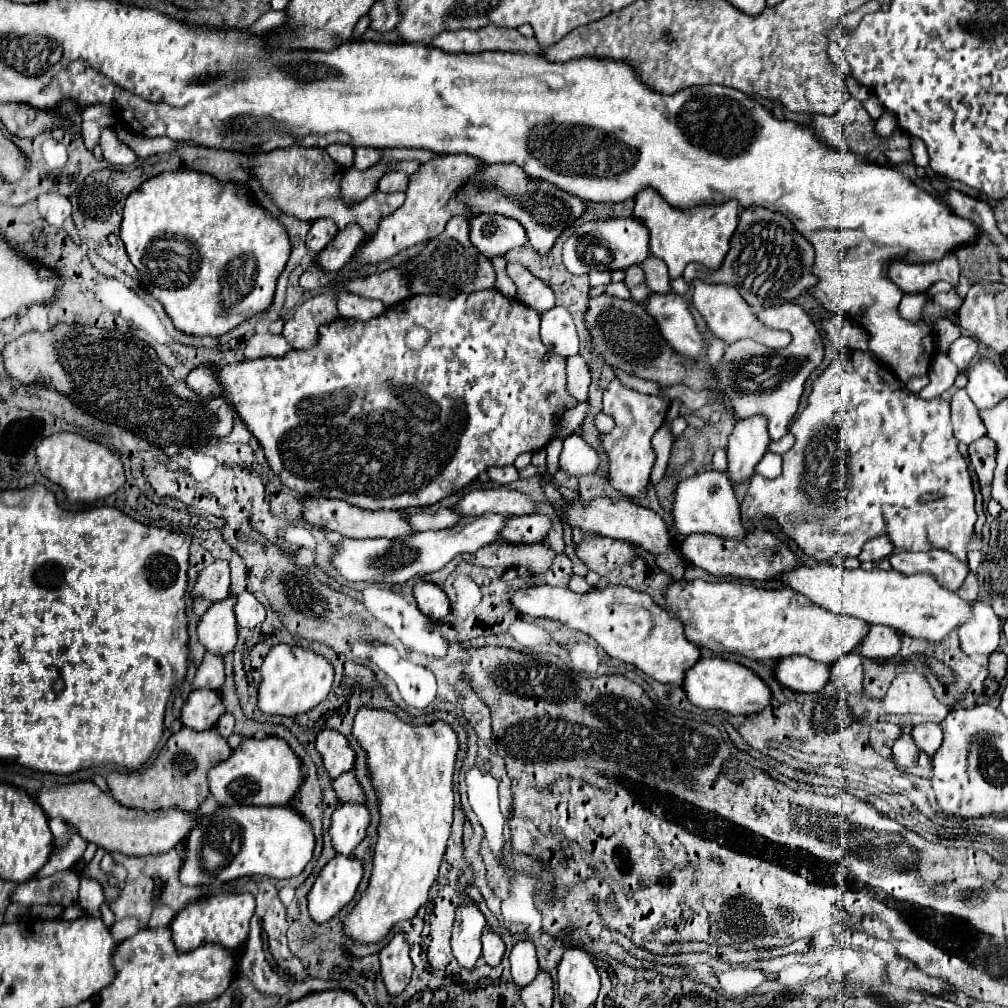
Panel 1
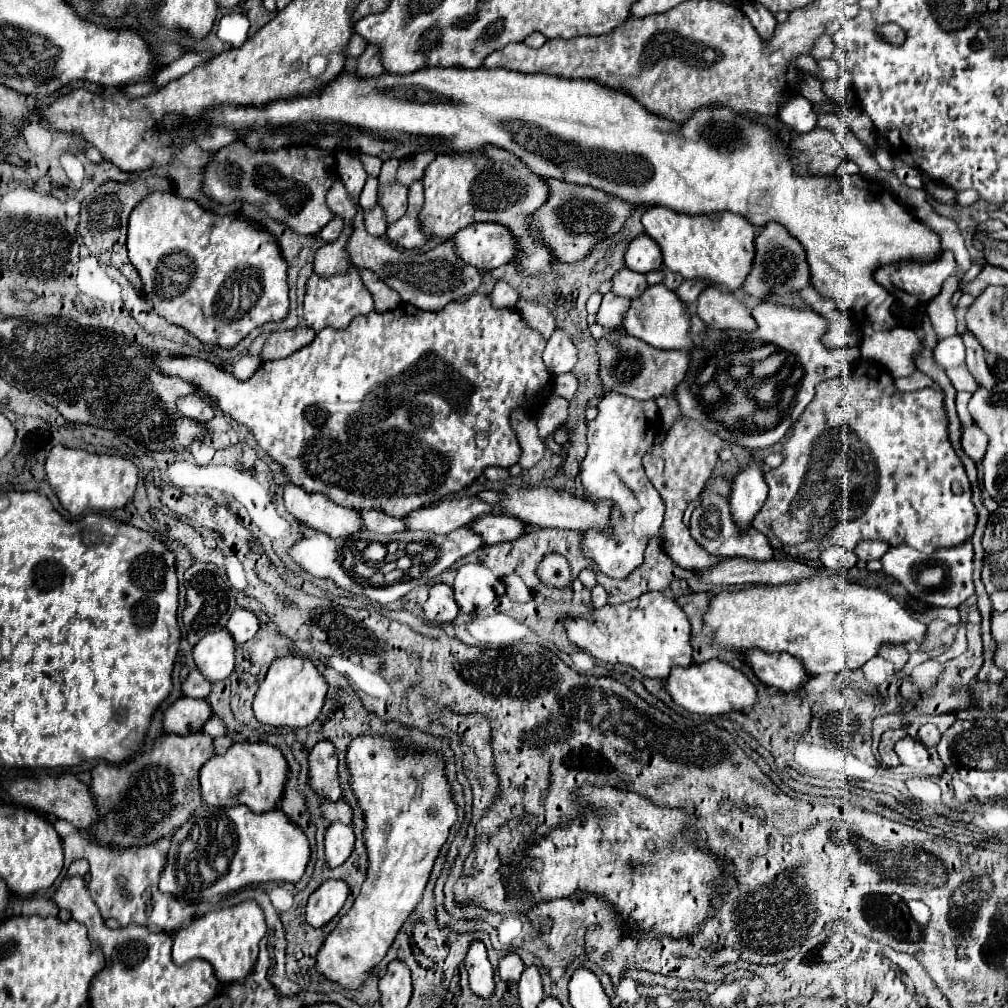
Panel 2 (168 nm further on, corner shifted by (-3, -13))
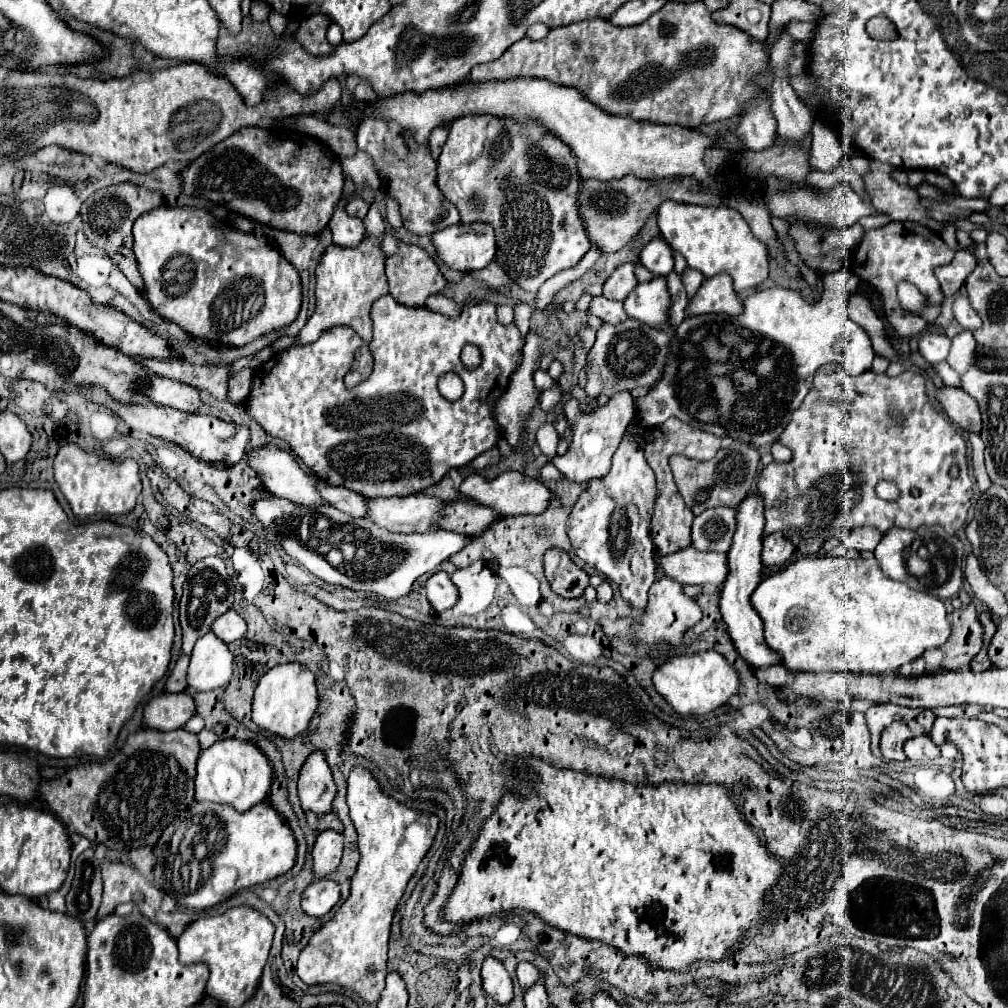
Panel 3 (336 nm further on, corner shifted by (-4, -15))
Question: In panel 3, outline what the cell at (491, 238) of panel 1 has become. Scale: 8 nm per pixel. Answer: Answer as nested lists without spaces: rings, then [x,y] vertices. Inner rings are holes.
[[[482,222],[444,228],[432,236],[432,244],[446,266],[462,272],[484,268],[496,254],[494,230]]]

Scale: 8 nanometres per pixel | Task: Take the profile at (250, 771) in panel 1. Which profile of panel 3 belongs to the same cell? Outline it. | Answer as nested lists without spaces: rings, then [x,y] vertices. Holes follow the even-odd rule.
[[[224,738],[204,748],[198,756],[196,766],[196,800],[228,804],[238,812],[250,810],[254,804],[264,800],[272,784],[272,766],[268,758],[252,742],[238,738]]]

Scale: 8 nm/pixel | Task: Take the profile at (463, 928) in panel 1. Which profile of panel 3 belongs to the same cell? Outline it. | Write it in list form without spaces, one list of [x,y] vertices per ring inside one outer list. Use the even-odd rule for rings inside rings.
[[[486,958],[482,966],[482,986],[500,1004],[508,1004],[514,998],[514,986],[508,970],[502,966],[502,962],[494,958]]]

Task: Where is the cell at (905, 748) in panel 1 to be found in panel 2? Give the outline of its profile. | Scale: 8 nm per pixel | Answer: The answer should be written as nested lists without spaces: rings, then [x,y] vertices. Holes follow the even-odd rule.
[[[905,736],[903,740],[899,740],[895,744],[895,752],[897,752],[901,764],[905,764],[909,768],[925,768],[929,764],[929,752],[917,738]]]

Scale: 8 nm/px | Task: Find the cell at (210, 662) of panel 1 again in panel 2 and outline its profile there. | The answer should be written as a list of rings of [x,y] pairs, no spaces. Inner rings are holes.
[[[193,668],[181,688],[183,688],[183,694],[189,698],[209,698],[207,694],[211,692],[211,682],[203,678],[203,674],[197,668]]]

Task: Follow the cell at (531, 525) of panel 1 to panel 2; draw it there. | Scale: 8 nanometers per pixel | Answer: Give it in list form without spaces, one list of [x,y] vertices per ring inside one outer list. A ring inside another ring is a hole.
[[[491,514],[477,518],[471,528],[483,538],[485,544],[497,544],[497,542],[513,542],[513,538],[519,538],[525,534],[527,526],[509,514]]]

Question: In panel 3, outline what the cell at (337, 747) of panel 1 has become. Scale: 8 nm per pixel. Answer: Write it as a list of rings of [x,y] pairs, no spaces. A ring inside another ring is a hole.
[[[314,750],[300,768],[298,796],[304,812],[316,812],[316,814],[332,812],[336,784],[332,780],[332,772],[326,764],[326,758],[320,750]]]

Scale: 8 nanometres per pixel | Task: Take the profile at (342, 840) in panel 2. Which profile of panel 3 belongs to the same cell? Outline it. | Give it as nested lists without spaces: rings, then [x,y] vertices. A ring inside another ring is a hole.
[[[326,830],[316,836],[316,844],[312,848],[312,852],[314,852],[312,872],[318,878],[324,878],[338,868],[340,858],[342,858],[342,842],[344,842],[344,838],[338,832]]]

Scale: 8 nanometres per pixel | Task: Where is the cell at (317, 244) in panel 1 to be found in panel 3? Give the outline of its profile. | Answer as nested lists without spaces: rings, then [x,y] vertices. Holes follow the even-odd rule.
[[[356,196],[354,200],[350,200],[350,204],[346,206],[346,210],[348,210],[350,216],[364,218],[368,214],[368,210],[370,210],[370,204],[366,200],[360,200],[360,196]]]

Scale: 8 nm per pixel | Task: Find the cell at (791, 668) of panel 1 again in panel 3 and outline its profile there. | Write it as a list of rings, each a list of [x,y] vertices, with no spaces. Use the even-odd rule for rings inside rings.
[[[748,496],[740,506],[738,506],[738,524],[736,524],[736,534],[732,548],[728,552],[728,576],[726,582],[722,584],[722,598],[720,598],[720,612],[724,616],[724,622],[730,630],[732,642],[738,650],[738,654],[752,666],[752,668],[764,668],[780,662],[778,652],[770,650],[770,646],[764,640],[762,632],[762,620],[758,612],[754,610],[750,596],[756,590],[756,586],[762,582],[762,528],[764,528],[764,504],[760,496]]]

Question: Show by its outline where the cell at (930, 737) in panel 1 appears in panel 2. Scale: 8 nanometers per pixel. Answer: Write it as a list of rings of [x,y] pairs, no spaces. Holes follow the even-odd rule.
[[[925,724],[923,728],[919,728],[919,740],[927,746],[927,748],[937,748],[939,740],[941,740],[941,732],[937,730],[937,726],[933,724]]]

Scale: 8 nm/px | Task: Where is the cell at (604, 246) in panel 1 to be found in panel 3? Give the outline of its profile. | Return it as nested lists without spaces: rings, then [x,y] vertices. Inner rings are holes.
[[[656,238],[650,240],[642,254],[640,254],[640,262],[656,276],[668,276],[674,270],[674,258],[672,258],[672,248],[670,244],[666,244],[666,240]]]

